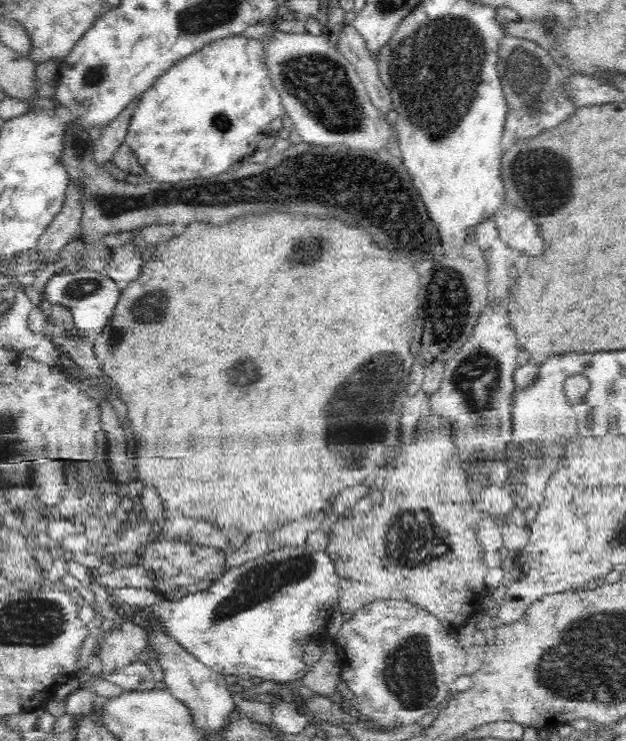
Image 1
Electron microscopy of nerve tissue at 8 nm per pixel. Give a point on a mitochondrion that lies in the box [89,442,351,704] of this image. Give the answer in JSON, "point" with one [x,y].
{"point":[259,583]}

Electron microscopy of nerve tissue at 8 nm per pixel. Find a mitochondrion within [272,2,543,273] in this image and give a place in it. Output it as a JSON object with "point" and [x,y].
{"point":[436,73]}

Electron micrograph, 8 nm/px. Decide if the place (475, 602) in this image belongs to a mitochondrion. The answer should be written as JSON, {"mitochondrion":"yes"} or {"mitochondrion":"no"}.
{"mitochondrion":"no"}

